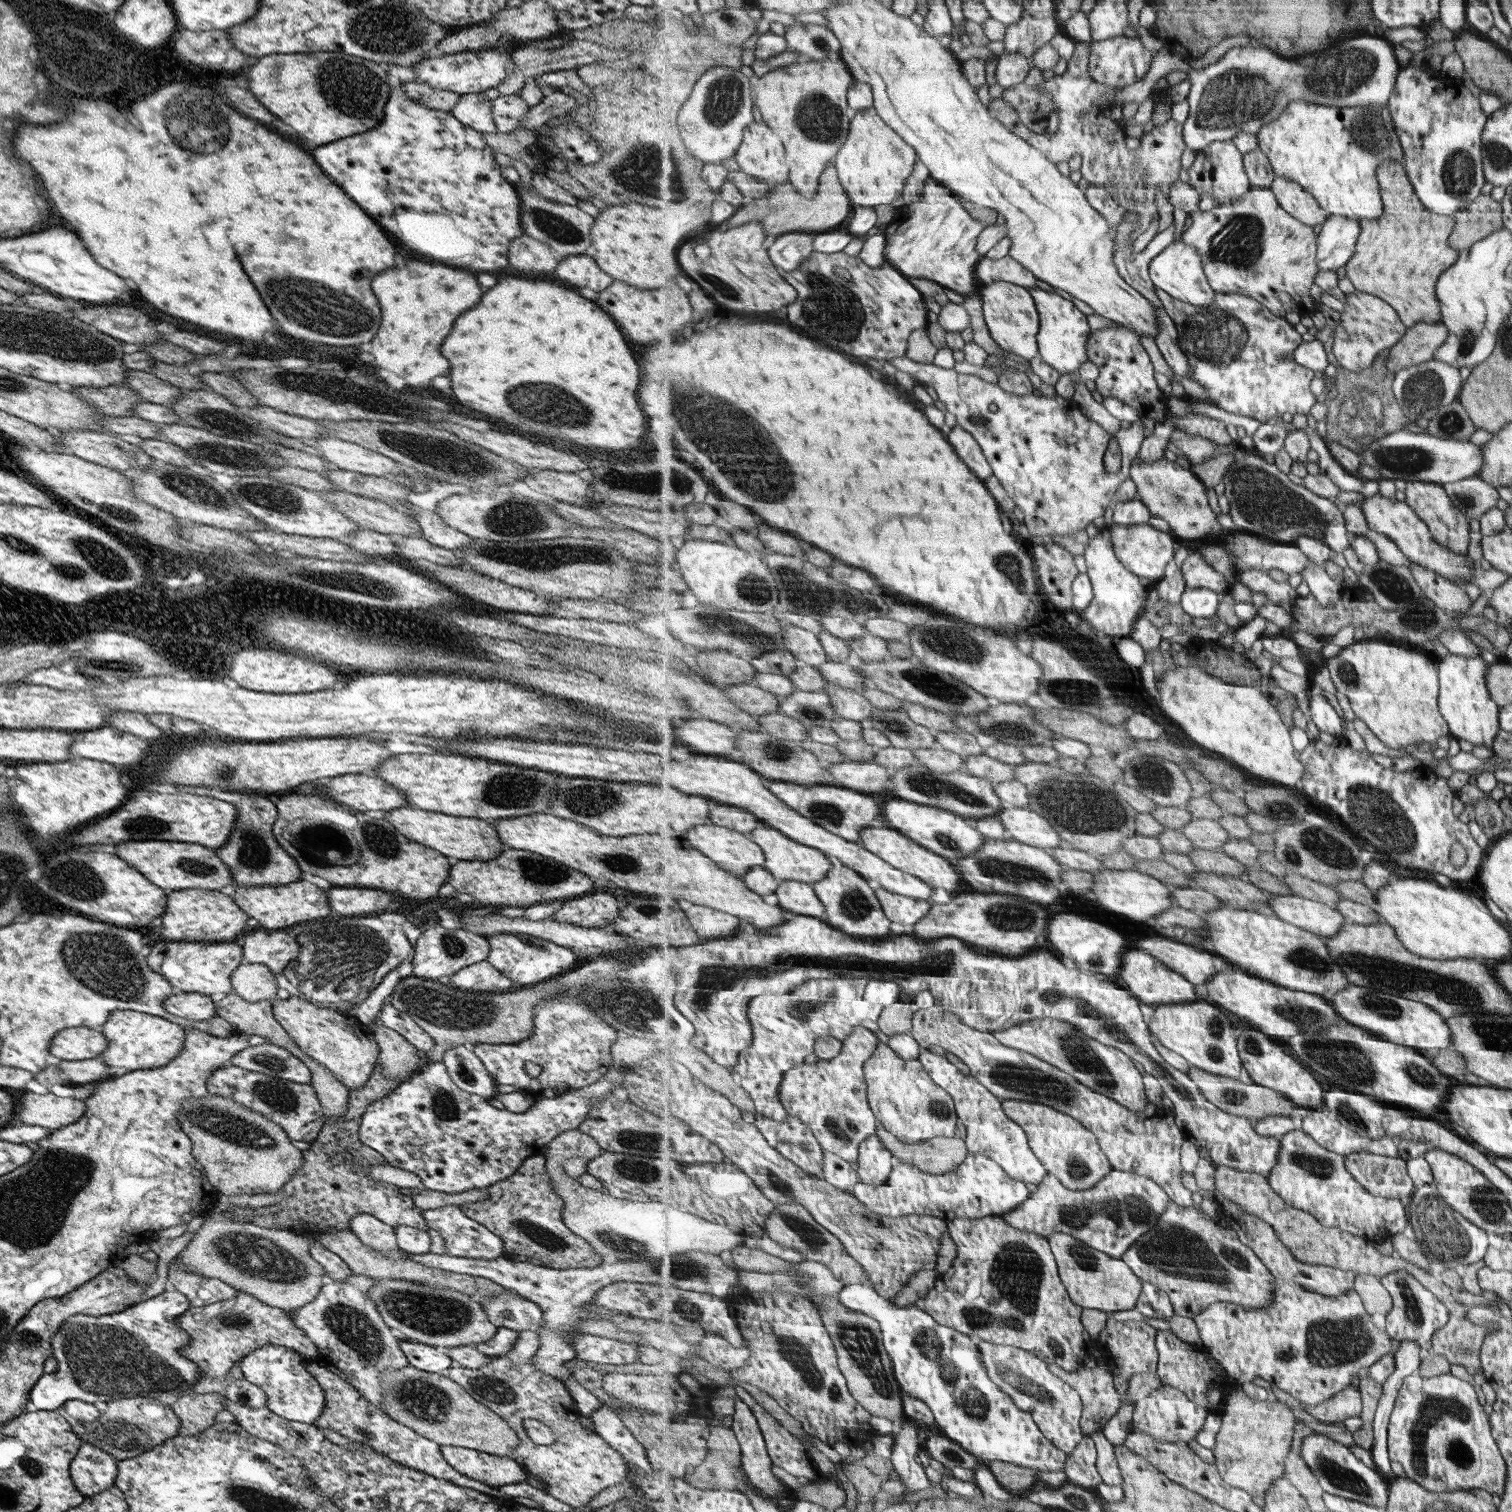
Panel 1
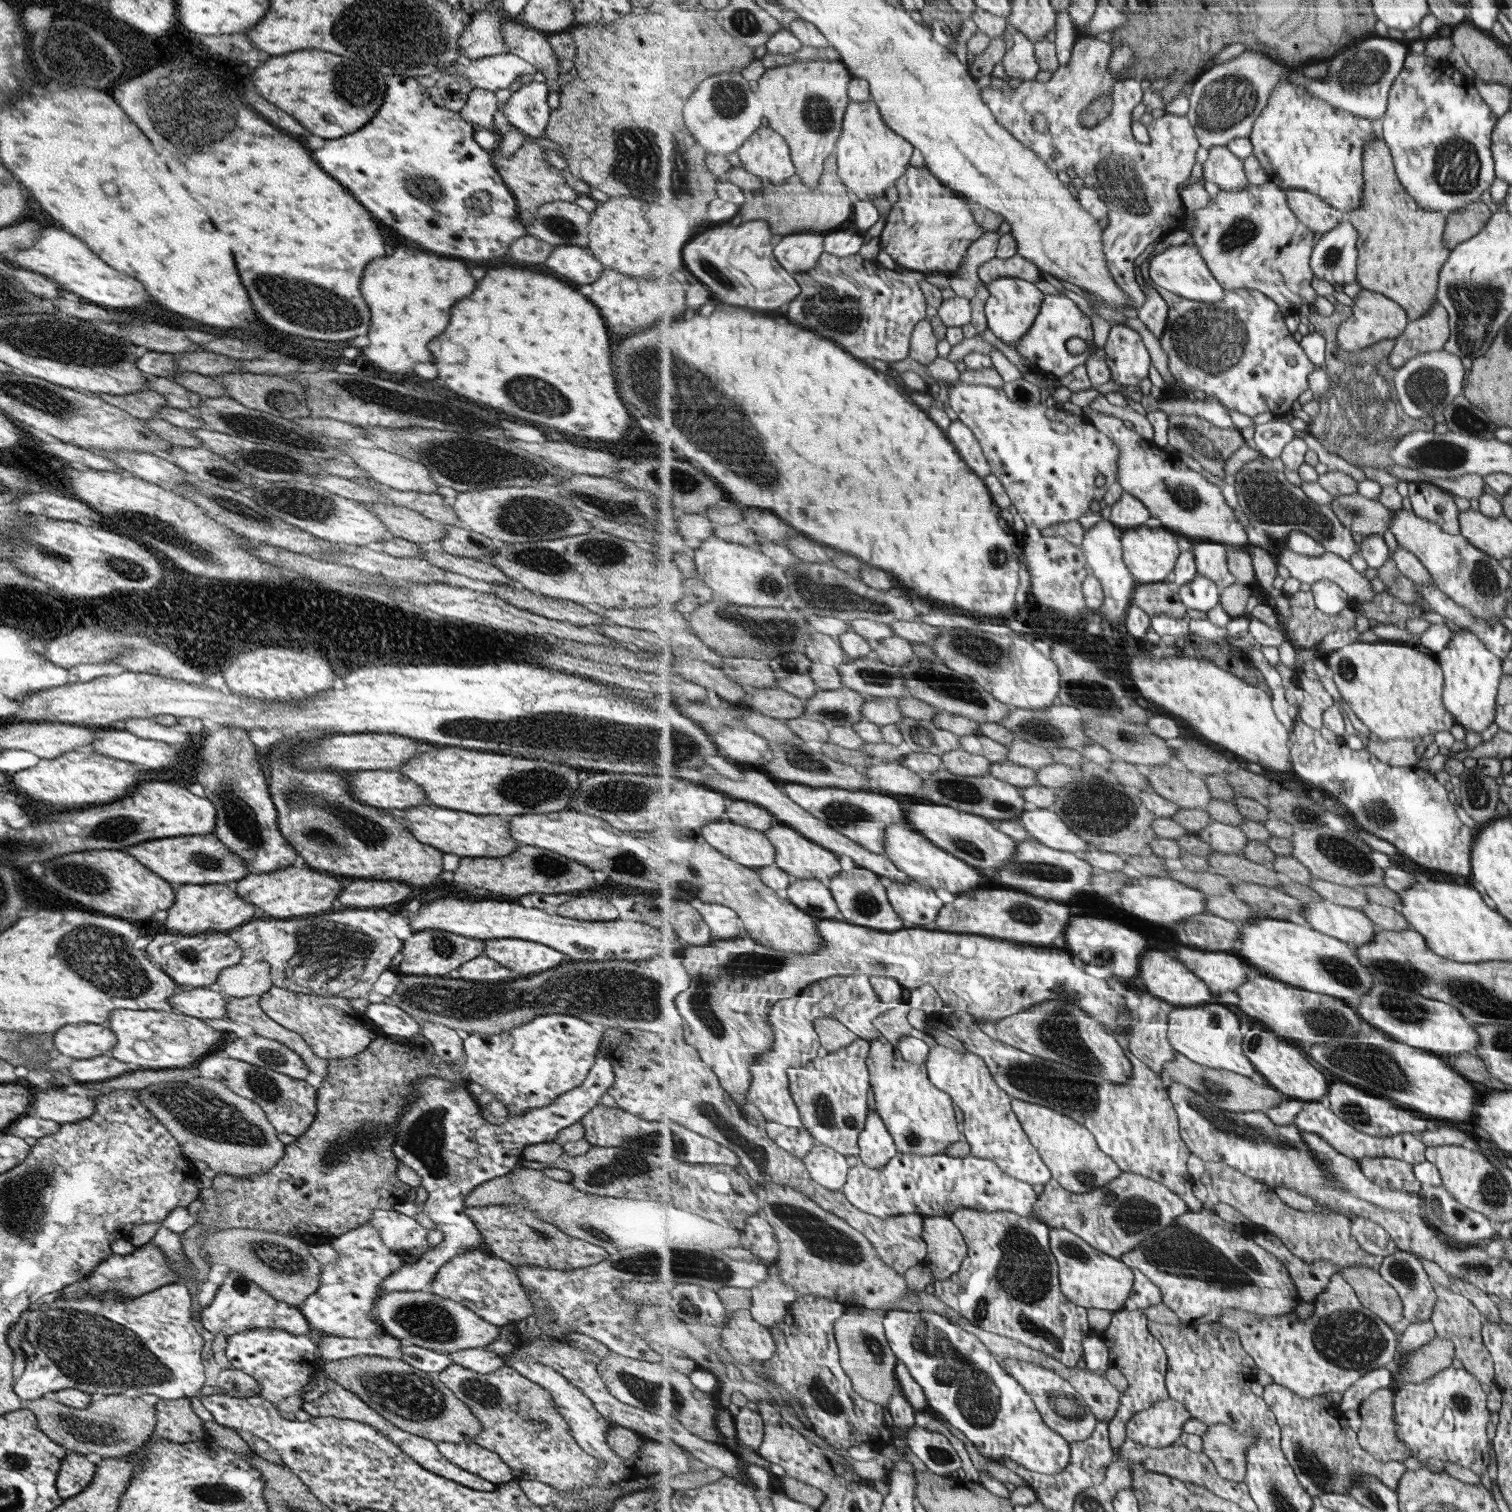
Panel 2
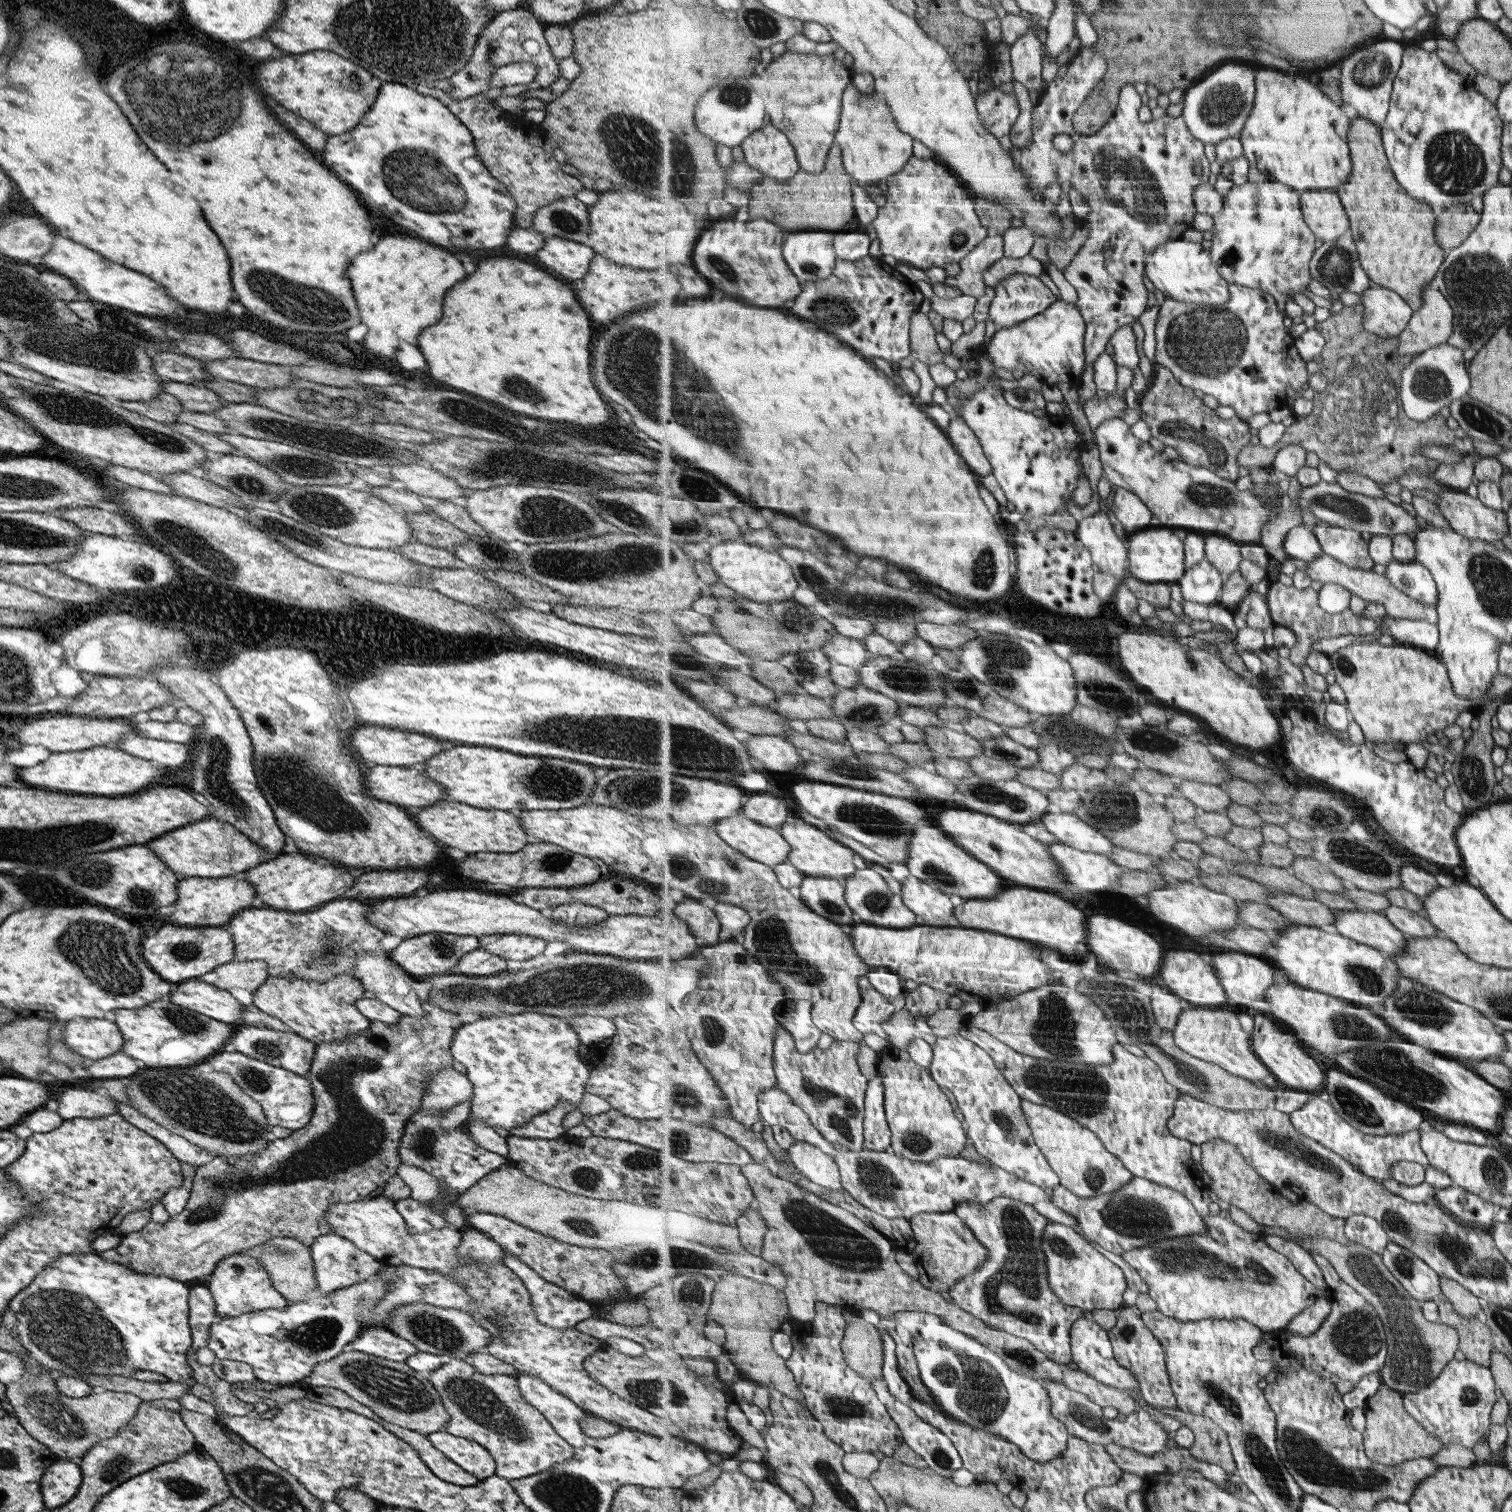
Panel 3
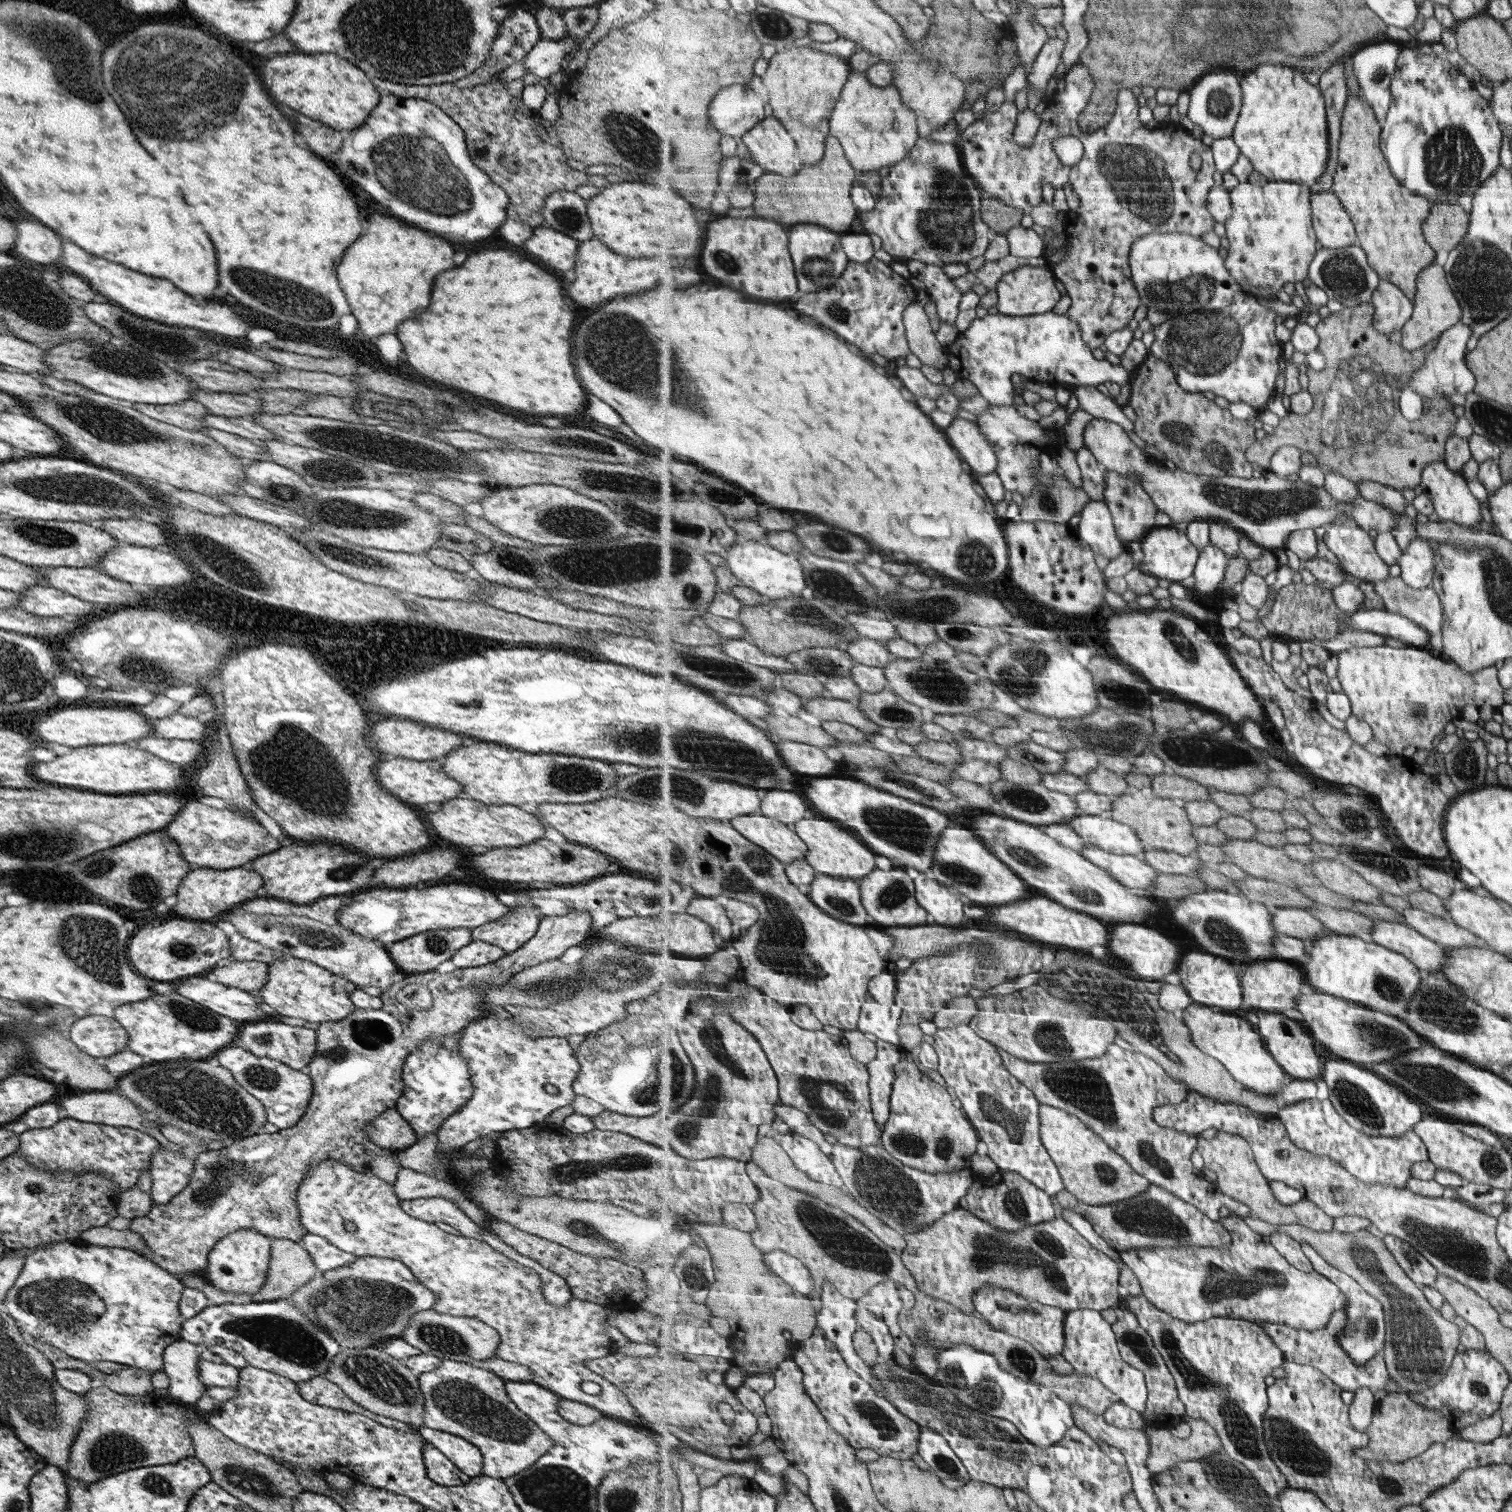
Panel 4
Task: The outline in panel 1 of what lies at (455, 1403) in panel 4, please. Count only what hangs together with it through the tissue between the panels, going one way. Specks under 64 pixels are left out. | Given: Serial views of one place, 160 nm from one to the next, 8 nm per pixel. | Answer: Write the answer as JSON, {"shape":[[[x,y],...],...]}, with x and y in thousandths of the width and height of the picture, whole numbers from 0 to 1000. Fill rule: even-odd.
{"shape":[[[350,879],[345,880],[343,882],[342,886],[339,892],[331,897],[325,897],[323,900],[318,905],[306,905],[302,903],[295,905],[290,908],[298,911],[301,915],[304,915],[308,921],[310,921],[314,926],[317,927],[319,930],[325,933],[329,937],[333,939],[336,944],[340,947],[343,951],[343,954],[339,959],[339,965],[349,975],[354,976],[358,980],[361,981],[360,987],[363,989],[366,989],[370,993],[374,993],[378,997],[388,995],[391,991],[394,991],[397,985],[400,985],[402,983],[405,983],[412,979],[415,972],[415,968],[412,964],[405,959],[396,949],[386,945],[382,940],[384,937],[380,932],[378,923],[376,923],[372,915],[368,911],[364,911],[361,909],[358,909],[351,903],[353,895],[355,893],[356,887],[356,884]],[[353,938],[358,940],[365,948],[366,953],[362,956],[357,956],[351,953],[347,948],[345,939]]]}

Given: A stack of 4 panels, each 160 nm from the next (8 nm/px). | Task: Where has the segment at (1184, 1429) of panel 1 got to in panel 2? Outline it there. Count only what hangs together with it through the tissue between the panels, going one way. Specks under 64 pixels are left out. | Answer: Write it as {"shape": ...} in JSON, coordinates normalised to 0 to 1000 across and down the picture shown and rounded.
{"shape":[[[776,925],[767,926],[748,938],[746,951],[761,958],[771,958],[780,954],[783,942],[788,938],[788,935],[782,927]]]}

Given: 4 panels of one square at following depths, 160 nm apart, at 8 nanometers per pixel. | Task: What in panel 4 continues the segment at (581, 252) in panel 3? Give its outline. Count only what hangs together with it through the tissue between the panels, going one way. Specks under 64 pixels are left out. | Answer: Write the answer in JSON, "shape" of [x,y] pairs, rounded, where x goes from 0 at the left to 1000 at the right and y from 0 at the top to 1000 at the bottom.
{"shape":[[[360,148],[351,151],[352,155],[345,163],[346,165],[367,179],[374,180],[379,177],[382,159]]]}

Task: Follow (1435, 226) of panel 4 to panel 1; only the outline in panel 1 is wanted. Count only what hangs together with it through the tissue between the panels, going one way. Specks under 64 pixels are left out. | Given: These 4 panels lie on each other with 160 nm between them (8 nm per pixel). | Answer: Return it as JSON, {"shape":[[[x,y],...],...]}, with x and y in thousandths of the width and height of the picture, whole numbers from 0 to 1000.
{"shape":[[[979,129],[976,136],[965,140],[962,144],[963,150],[958,161],[964,166],[981,159],[995,149],[994,136],[989,134],[986,130]]]}

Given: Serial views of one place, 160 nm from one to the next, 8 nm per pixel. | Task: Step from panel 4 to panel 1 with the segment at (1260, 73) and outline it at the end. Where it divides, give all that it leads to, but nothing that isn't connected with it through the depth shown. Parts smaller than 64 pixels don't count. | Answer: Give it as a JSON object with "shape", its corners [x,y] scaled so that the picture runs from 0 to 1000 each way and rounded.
{"shape":[[[855,67],[847,75],[845,80],[834,85],[831,89],[833,99],[838,103],[843,115],[851,116],[868,128],[871,134],[880,142],[889,143],[895,146],[909,146],[915,140],[913,132],[913,122],[911,120],[911,112],[917,106],[929,108],[929,99],[923,85],[918,69],[903,71],[878,71],[864,67]]]}

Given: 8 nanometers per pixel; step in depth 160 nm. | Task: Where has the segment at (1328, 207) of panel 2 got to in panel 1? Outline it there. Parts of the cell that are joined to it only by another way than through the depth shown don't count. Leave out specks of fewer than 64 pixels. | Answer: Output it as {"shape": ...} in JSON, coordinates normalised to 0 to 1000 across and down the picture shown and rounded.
{"shape":[[[843,116],[840,125],[843,128],[847,136],[863,148],[872,151],[880,142],[871,134],[868,128],[862,126],[859,121],[851,116]]]}

